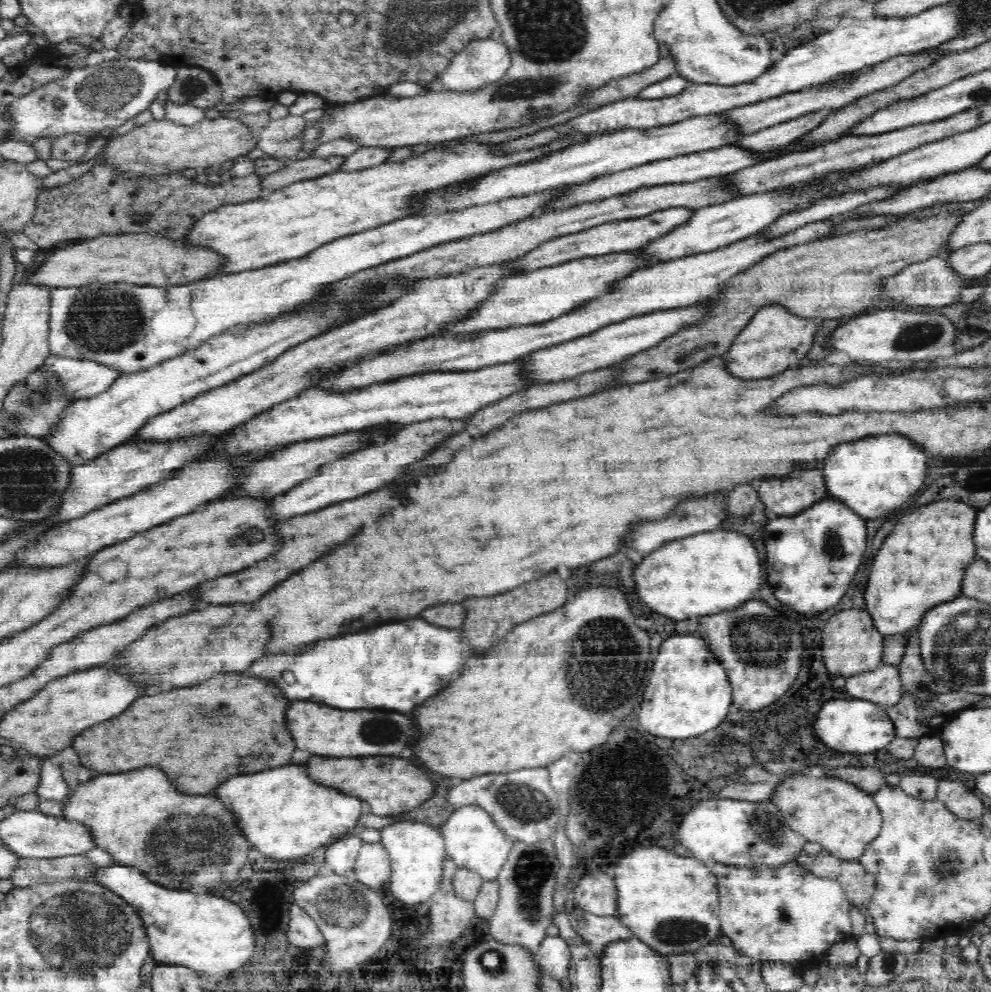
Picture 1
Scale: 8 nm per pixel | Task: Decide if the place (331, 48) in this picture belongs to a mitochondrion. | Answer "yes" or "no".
no

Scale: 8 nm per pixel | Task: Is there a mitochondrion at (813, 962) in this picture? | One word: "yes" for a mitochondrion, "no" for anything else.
no

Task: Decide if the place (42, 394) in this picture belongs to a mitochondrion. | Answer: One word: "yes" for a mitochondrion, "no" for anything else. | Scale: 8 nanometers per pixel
yes

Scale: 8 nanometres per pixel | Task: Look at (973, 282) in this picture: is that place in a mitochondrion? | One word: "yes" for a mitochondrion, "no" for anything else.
no

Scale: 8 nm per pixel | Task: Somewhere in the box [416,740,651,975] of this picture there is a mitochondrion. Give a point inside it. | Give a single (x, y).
(532, 870)

